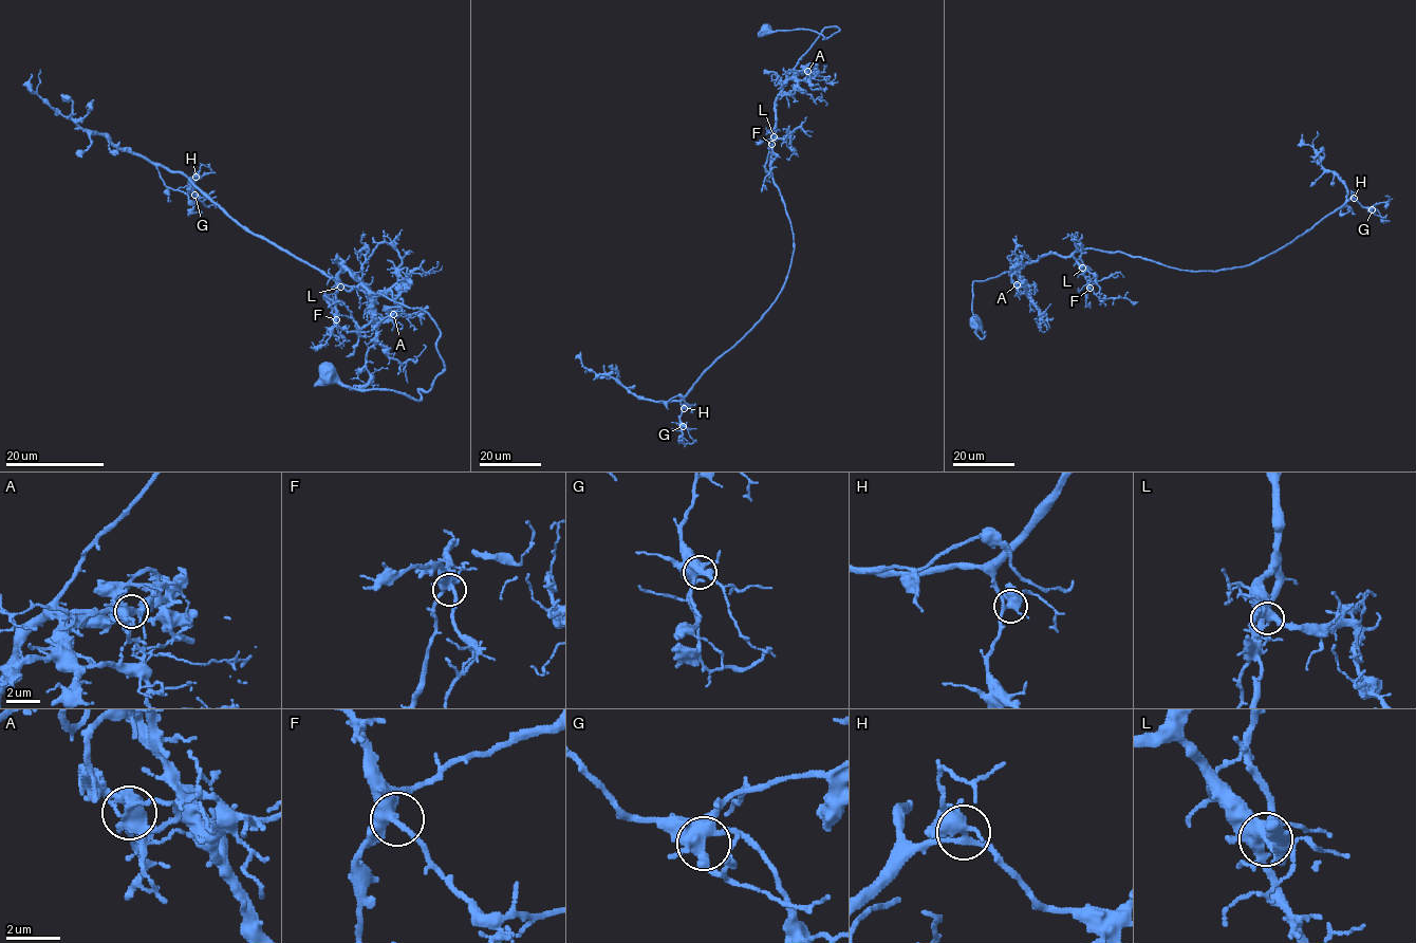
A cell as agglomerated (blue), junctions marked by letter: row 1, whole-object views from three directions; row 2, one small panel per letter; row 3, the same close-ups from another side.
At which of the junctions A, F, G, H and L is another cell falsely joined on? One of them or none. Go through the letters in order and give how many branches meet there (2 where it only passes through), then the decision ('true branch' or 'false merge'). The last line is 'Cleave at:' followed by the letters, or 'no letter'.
A: 5 | false merge
F: 5 | true branch
G: 4 | true branch
H: 5 | true branch
L: 6 | true branch
Cleave at: A

